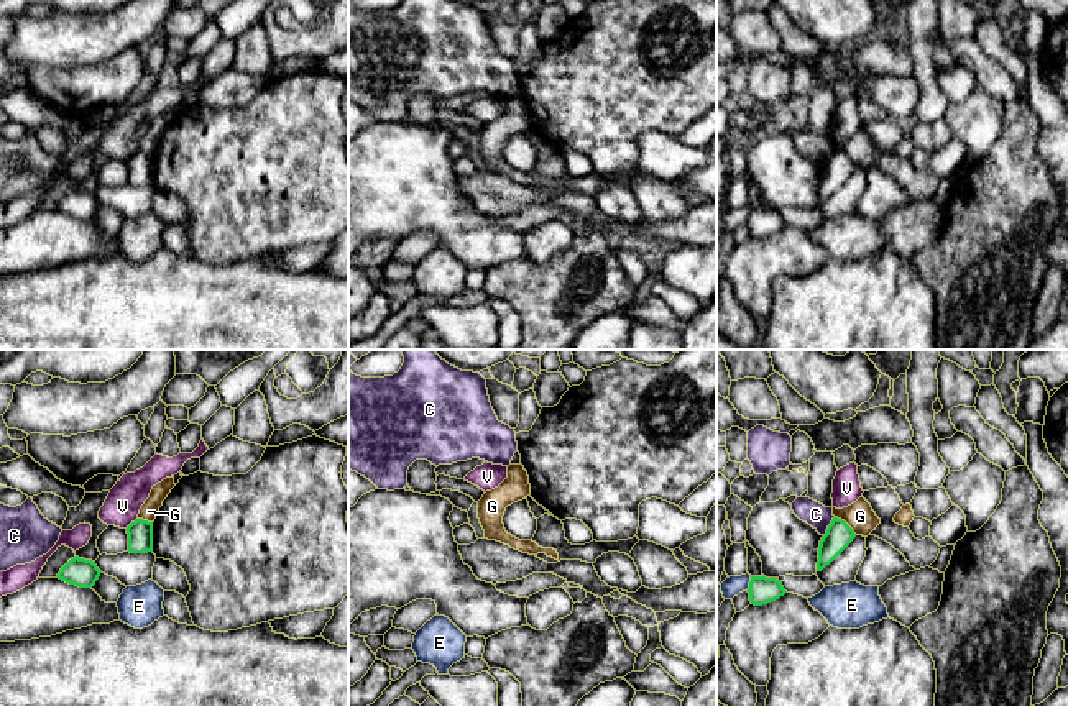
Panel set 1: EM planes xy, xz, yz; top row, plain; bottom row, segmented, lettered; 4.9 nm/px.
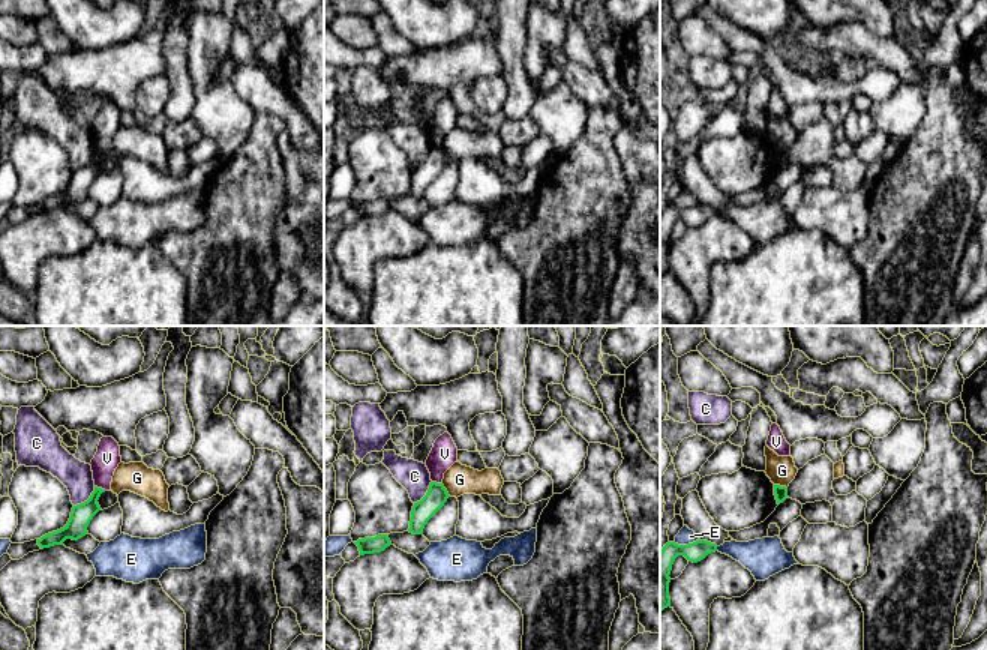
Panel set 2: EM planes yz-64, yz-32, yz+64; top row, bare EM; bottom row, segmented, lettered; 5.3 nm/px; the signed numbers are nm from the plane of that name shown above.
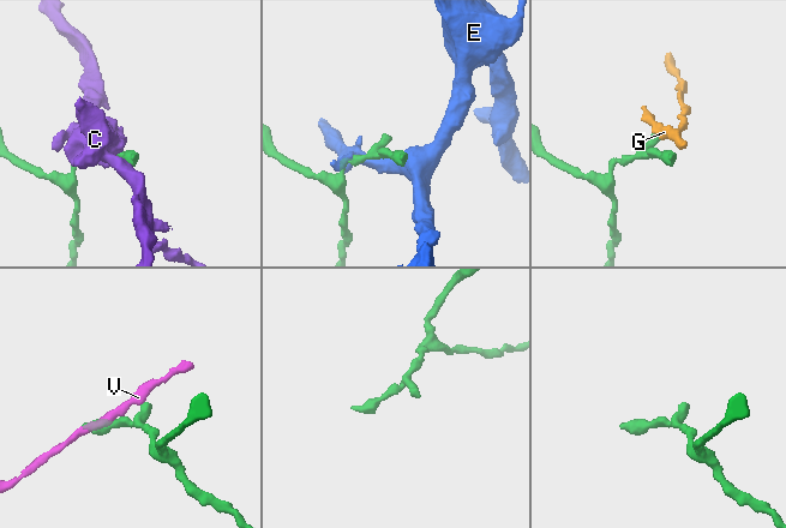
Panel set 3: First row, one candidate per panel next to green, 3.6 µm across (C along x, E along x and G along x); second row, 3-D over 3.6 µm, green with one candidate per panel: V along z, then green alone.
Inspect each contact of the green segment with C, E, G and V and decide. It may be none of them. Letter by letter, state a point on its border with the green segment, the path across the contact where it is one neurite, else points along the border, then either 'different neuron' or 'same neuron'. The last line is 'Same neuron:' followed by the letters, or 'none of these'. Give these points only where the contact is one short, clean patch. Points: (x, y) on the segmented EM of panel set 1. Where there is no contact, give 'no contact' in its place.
C: yz (828, 526) | different neuron
E: yz (750, 583) | different neuron
G: yz (847, 524) | along yz (835, 516), (856, 534) | different neuron
V: xy (132, 522) | different neuron
Same neuron: none of these

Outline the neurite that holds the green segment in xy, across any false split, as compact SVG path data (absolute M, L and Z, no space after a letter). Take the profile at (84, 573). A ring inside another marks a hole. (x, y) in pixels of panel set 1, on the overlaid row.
M74 557L58 573L58 578L79 588L92 588L100 576L95 562Z

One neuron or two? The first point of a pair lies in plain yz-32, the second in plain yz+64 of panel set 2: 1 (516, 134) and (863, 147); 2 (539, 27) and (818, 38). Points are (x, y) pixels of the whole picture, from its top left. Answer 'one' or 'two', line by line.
1: two
2: two

